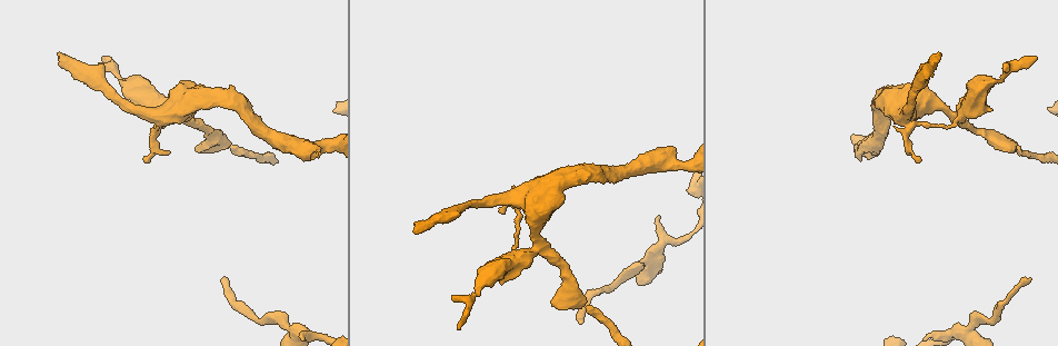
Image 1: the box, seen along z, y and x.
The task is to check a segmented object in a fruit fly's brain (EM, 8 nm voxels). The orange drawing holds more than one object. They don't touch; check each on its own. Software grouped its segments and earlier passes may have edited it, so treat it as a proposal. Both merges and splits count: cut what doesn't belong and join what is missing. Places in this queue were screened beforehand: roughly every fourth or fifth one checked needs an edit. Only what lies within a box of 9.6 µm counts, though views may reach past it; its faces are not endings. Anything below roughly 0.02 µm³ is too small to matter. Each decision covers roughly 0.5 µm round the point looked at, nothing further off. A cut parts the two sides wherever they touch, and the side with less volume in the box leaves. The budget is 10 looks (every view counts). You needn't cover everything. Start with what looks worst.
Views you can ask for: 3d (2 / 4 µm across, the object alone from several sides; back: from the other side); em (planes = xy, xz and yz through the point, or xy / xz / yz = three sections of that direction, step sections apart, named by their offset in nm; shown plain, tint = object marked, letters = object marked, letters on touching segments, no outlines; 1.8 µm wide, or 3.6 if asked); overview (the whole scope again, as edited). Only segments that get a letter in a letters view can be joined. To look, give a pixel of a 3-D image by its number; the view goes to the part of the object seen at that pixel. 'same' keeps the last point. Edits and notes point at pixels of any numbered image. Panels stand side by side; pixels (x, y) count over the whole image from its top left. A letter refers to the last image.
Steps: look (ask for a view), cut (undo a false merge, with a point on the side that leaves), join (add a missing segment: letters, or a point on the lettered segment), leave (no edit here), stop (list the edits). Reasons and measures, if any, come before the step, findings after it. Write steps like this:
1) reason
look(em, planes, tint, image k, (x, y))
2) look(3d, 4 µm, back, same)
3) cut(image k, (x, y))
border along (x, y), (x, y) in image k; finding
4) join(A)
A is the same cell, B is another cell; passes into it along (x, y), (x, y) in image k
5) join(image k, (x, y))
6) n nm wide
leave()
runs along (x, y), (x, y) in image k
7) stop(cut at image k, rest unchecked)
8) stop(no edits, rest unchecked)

free end
look(em, yz, step 4, plain, image 1, (458, 328))

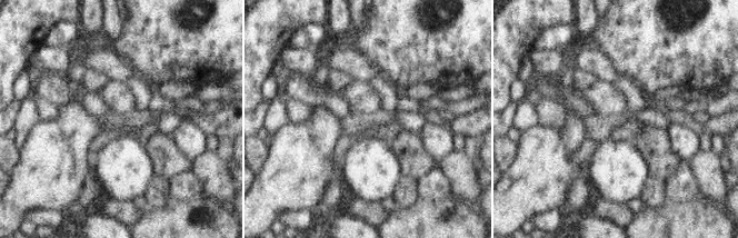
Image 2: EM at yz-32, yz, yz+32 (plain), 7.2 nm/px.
look(em, yz, step 4, letters, same)

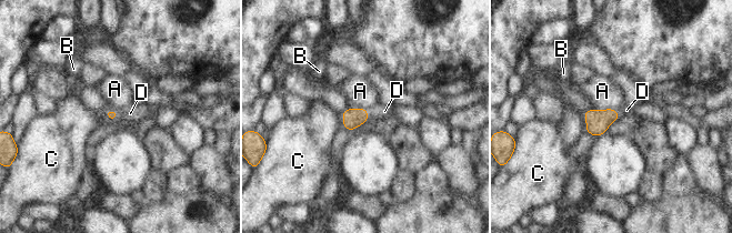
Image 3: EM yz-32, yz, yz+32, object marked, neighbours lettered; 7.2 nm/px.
join(D)
D is the same cell, A, B and C are other cells; it goes on there

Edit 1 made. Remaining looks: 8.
end of a long branch
look(3d, 4 µm, image 1, (936, 54))

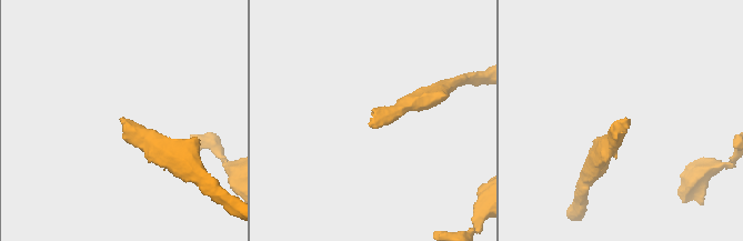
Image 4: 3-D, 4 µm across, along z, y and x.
need the tissue
look(em, planes, letters, image 4, (123, 119))

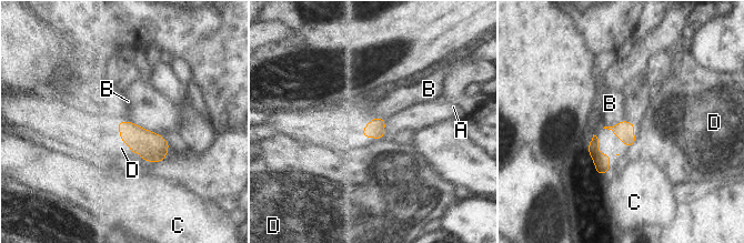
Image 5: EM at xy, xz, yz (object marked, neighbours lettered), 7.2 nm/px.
leave()
A, B, C and D are other cells; border along (610, 125), (603, 128) in image 5; no lettered segment goes on from it

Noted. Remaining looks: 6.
tapers out
look(em, planes, letters, image 1, (226, 279))

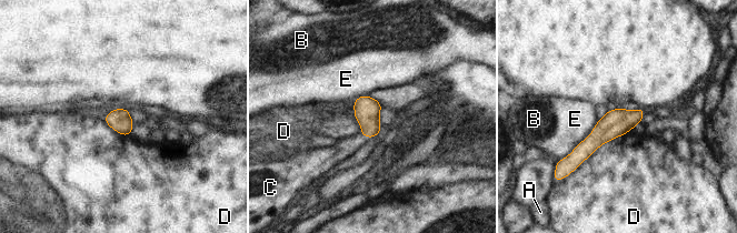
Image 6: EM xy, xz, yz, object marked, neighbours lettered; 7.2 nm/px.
join(C)
C is the same cell, A, B, D and E are other cells; passes into it along (367, 109), (364, 134), (345, 148) in image 6; it goes on there

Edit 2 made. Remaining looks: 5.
look(3d, 4 µm, image 1, (144, 163))

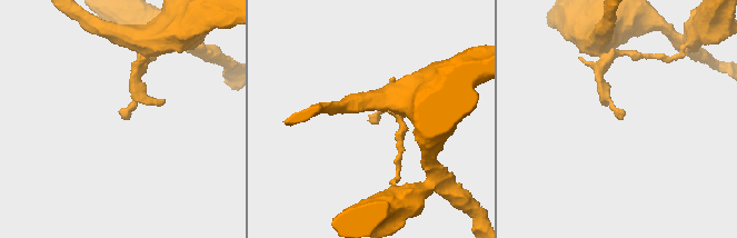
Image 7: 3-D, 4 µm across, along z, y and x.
need the tissue
look(em, 3.6 µm, planes, letters, image 7, (622, 118))

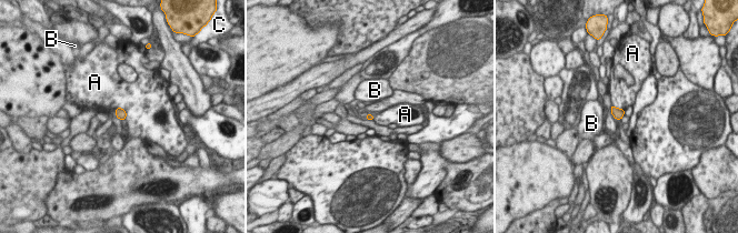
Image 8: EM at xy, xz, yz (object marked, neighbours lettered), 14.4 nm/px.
leave()
A, B and C are other cells; border along (117, 107), (125, 111), (126, 119) in image 8; no lettered segment goes on from it

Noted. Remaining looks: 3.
stop(join at image 3, join at image 6, rest unchecked)

